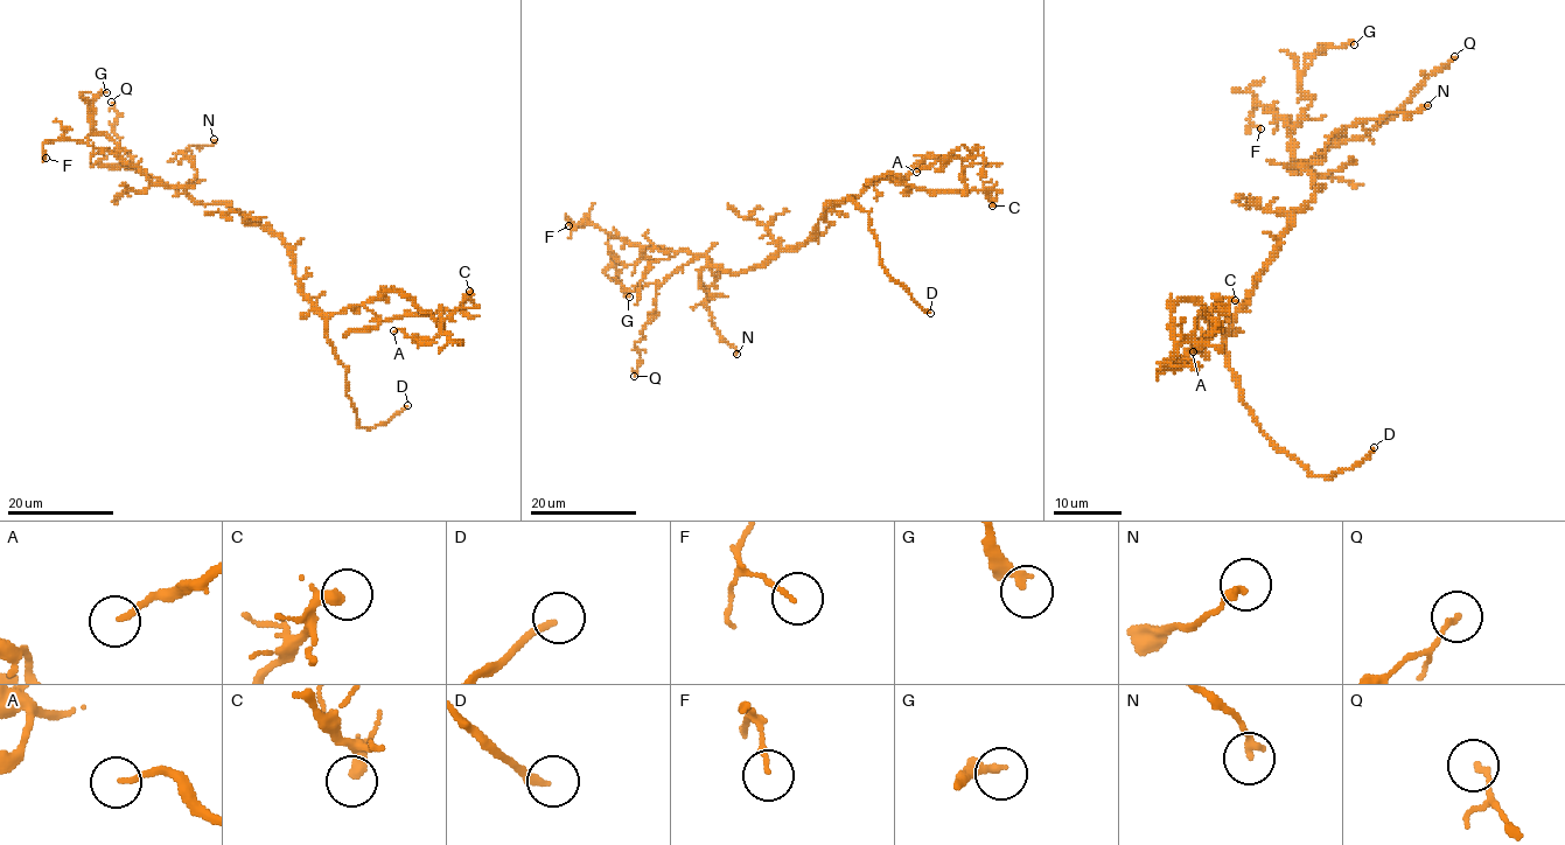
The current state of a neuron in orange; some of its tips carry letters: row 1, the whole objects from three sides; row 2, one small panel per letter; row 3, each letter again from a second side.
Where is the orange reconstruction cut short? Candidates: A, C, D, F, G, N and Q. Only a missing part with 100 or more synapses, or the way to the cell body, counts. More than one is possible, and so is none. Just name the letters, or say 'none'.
D

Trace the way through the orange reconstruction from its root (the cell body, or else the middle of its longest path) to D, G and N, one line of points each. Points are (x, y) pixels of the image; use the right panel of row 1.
D: (1281, 235), (1223, 336), (1242, 403), (1263, 432), (1314, 475), (1355, 467), (1374, 447)
G: (1281, 235), (1321, 187), (1293, 161), (1290, 144), (1312, 102), (1300, 85), (1304, 62), (1354, 44)
N: (1281, 235), (1321, 187), (1307, 165), (1325, 160), (1338, 131), (1427, 105)

